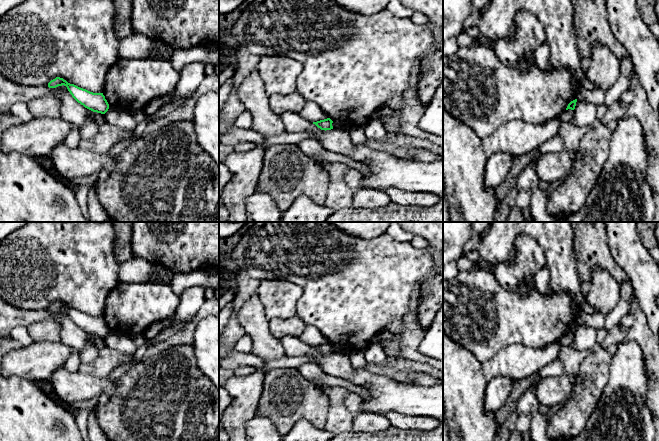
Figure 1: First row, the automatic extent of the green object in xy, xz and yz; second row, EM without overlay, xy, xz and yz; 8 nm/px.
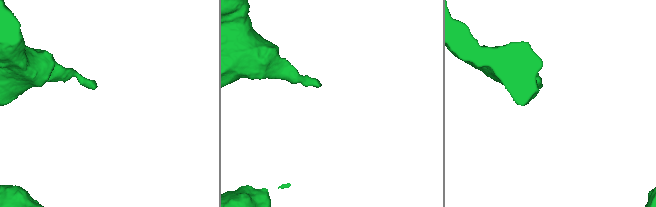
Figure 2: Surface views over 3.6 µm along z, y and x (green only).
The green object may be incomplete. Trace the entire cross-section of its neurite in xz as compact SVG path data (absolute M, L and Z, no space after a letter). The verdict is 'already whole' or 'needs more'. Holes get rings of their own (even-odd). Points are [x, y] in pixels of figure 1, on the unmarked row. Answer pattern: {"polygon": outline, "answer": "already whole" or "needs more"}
{"polygon": "M330 342L313 346L313 348L315 348L318 352L325 355L333 353L332 347L333 345Z", "answer": "already whole"}

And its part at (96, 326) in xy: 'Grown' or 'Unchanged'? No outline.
Unchanged

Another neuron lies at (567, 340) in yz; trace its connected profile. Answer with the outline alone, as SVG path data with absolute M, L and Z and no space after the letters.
M571 333L565 334L560 340L560 345L566 347L572 347L573 339L574 339L574 334Z

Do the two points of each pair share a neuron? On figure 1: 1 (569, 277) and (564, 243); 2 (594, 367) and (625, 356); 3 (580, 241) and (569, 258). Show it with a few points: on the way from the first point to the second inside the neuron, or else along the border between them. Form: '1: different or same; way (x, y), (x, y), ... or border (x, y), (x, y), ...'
1: same; way (564, 269), (564, 251)
2: different; border (618, 345), (610, 365), (609, 379), (606, 384)
3: different; border (573, 232), (573, 249), (579, 273)

